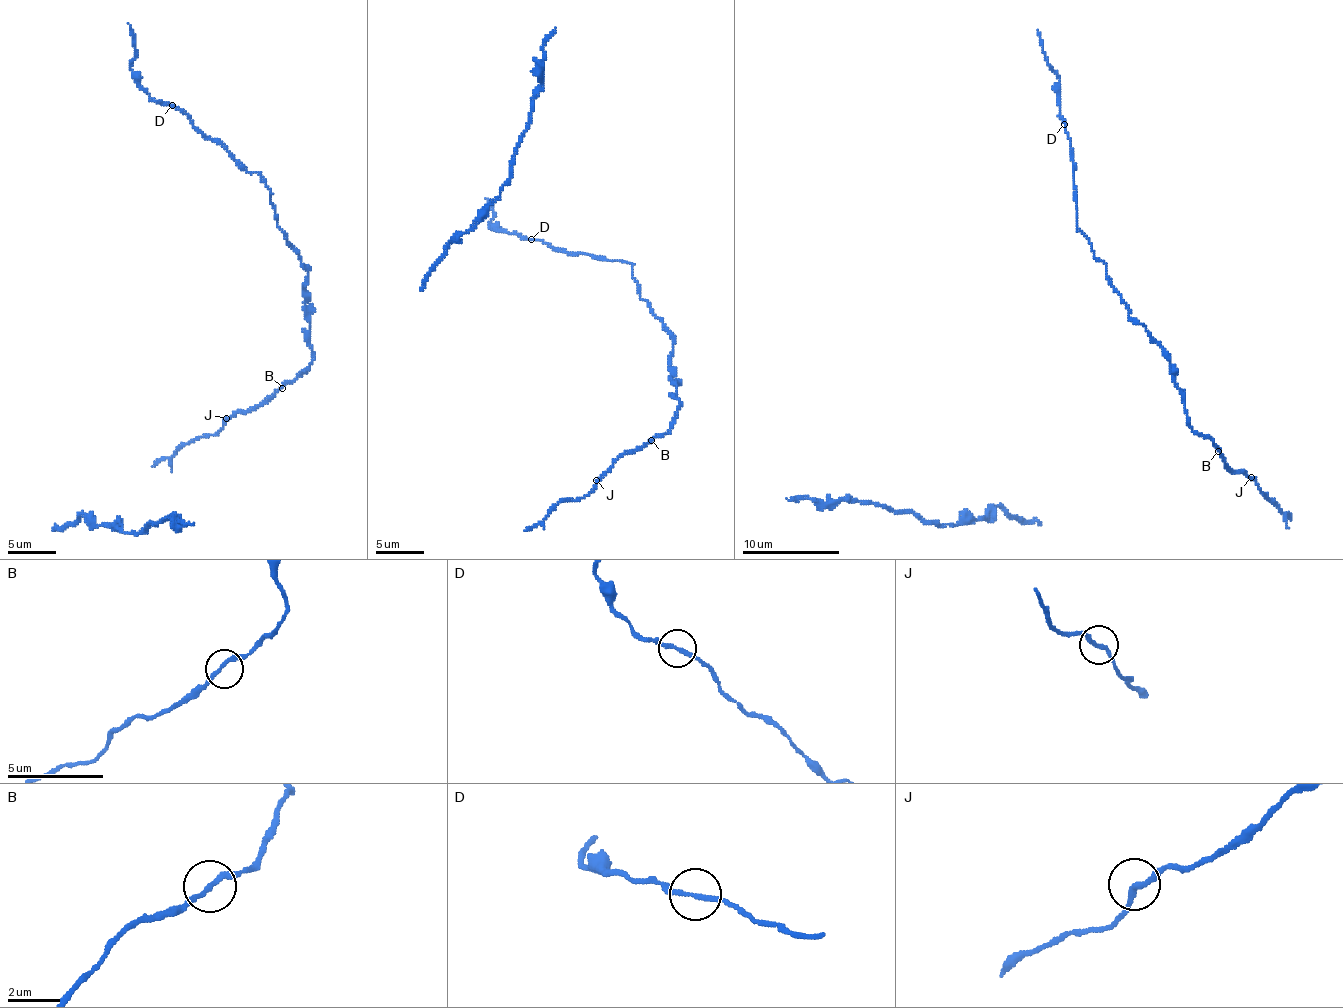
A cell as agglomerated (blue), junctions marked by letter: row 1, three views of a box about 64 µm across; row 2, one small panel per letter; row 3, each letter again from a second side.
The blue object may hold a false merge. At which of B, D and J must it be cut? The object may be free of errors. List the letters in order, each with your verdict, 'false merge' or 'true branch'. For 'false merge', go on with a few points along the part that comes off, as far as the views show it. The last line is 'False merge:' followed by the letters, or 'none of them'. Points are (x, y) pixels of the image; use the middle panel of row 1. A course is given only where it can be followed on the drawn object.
B: true branch
D: true branch
J: true branch
False merge: none of them

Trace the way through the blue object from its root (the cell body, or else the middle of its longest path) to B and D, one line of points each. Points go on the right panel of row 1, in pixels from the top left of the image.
B: (1251, 480), (1227, 467), (1218, 451)
D: (1251, 480), (1227, 467), (1213, 441), (1187, 423), (1170, 355), (1128, 315), (1077, 226), (1065, 123)

